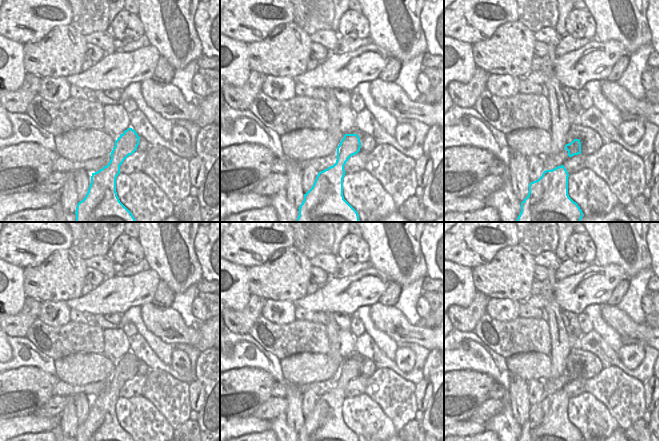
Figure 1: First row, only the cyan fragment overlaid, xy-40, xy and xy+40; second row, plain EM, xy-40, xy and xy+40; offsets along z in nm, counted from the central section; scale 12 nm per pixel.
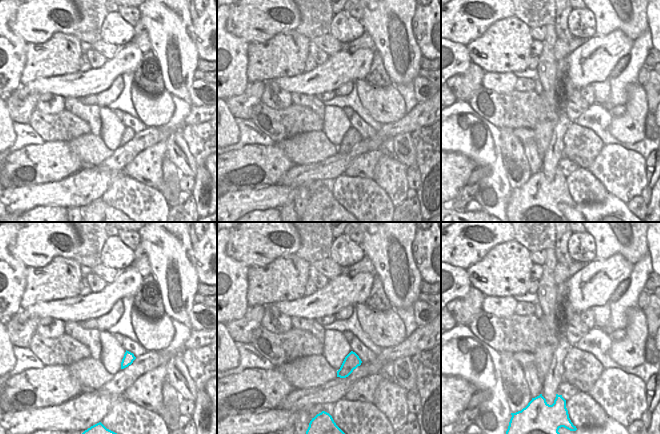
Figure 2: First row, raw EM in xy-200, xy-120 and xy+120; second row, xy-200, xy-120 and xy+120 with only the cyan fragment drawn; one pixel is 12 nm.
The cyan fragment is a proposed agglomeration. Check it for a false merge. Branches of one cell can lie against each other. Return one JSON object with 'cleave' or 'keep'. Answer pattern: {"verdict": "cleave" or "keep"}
{"verdict": "cleave"}

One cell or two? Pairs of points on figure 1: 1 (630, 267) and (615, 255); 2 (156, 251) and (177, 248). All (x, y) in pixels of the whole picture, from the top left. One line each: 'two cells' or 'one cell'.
1: one cell
2: one cell

